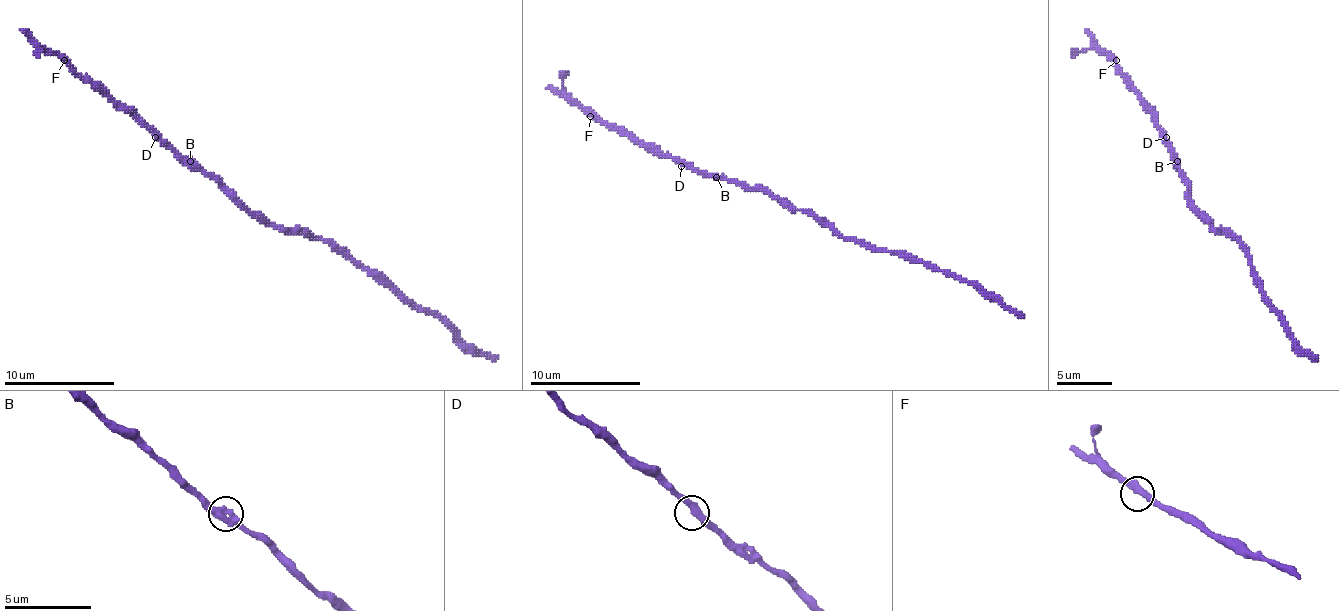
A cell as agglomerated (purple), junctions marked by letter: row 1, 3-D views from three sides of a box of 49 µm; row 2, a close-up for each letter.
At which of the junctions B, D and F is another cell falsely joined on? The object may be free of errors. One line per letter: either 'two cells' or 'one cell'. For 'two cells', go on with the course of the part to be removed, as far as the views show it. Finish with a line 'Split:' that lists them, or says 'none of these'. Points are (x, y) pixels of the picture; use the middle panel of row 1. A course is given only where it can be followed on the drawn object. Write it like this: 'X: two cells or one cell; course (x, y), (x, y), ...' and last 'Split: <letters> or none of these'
B: one cell
D: one cell
F: one cell
Split: none of these

